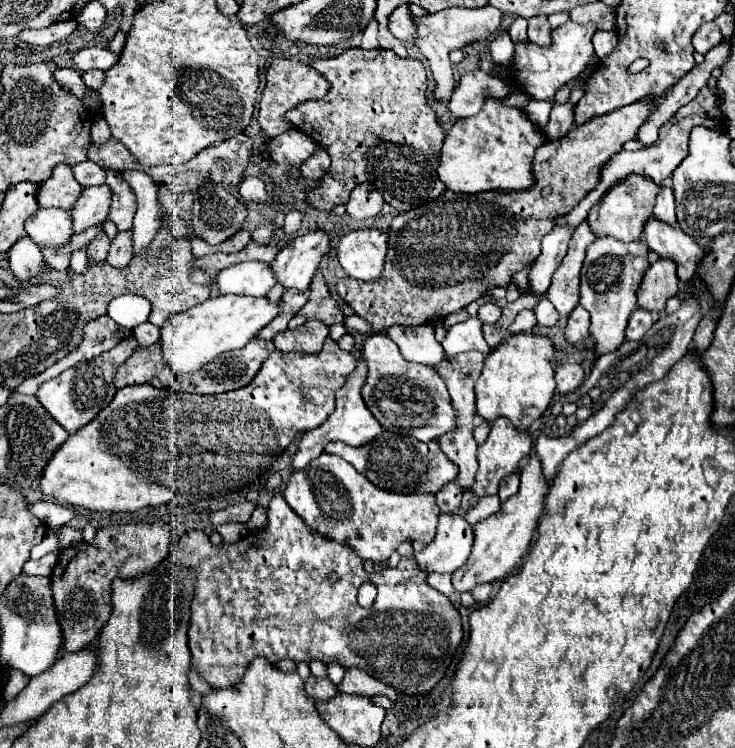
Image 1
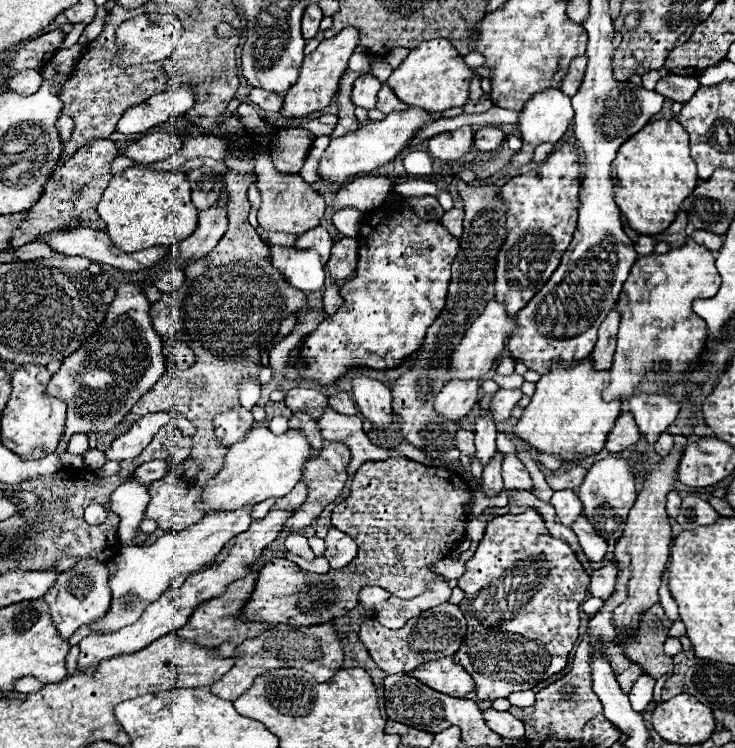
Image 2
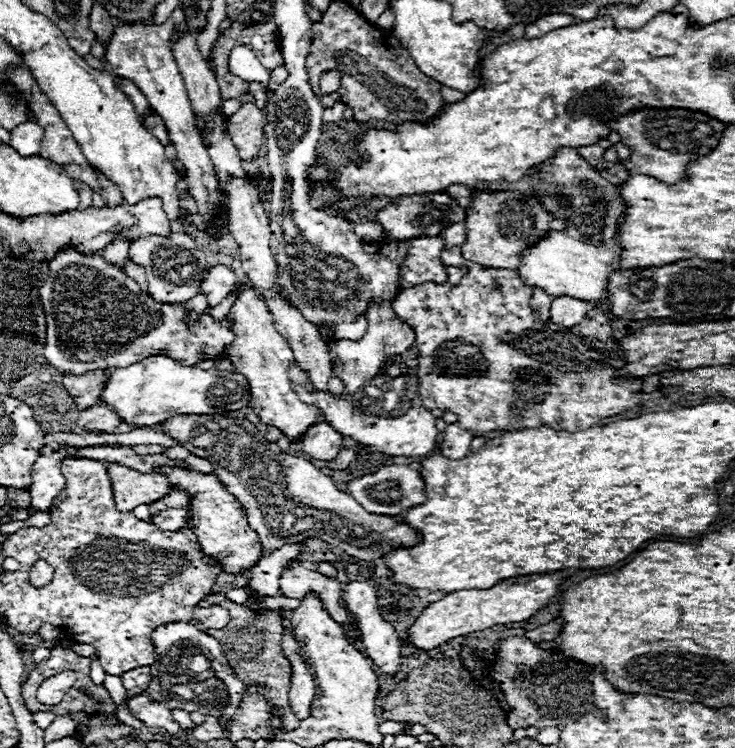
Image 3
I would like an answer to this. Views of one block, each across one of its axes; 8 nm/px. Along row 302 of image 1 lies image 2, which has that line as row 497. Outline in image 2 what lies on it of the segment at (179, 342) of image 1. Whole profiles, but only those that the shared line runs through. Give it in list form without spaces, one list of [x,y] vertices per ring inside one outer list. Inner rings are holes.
[[[256,426],[248,432],[246,440],[228,446],[222,470],[210,478],[200,490],[202,498],[198,508],[204,514],[230,512],[244,506],[254,506],[268,498],[286,496],[302,476],[302,464],[312,460],[310,444],[300,432],[288,430],[282,436],[274,436],[268,428]]]

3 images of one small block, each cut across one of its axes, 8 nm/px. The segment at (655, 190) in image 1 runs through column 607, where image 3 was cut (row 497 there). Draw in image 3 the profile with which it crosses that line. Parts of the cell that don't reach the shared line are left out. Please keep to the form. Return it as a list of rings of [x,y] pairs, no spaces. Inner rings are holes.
[[[160,468],[160,470],[162,474],[168,476],[168,480],[174,486],[178,486],[184,492],[190,492],[192,518],[188,522],[188,528],[198,536],[204,556],[214,558],[222,566],[222,570],[230,574],[250,570],[262,558],[262,546],[258,542],[258,534],[248,524],[246,510],[230,492],[224,490],[224,486],[218,482],[214,474],[202,474],[194,470],[182,470],[182,468]]]

